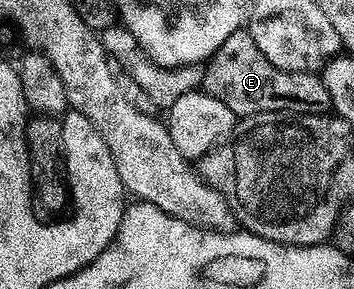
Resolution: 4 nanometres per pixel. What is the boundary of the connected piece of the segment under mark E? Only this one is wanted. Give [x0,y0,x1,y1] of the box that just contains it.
[202,29,332,117]

